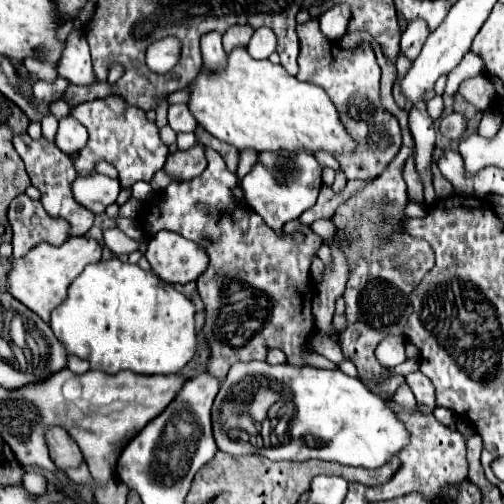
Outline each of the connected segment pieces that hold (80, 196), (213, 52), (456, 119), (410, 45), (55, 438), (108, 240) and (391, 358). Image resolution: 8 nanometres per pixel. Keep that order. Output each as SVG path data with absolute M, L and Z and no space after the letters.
M84 175L72 183L72 193L78 203L84 203L92 213L104 213L108 205L116 203L120 181L106 175Z
M210 31L210 33L202 35L200 49L202 49L204 63L210 69L222 67L222 63L226 61L226 51L222 49L222 33L218 33L218 31Z
M452 113L448 117L442 117L440 121L440 133L448 139L460 139L466 129L466 119L460 113Z
M422 19L414 21L414 23L408 23L406 31L402 33L402 41L400 41L400 51L410 59L414 61L416 55L420 53L424 41L428 37L428 31L426 31L426 23L422 23Z
M50 429L50 435L46 435L46 439L52 461L60 471L66 471L68 467L80 467L82 463L86 463L80 447L76 447L76 443L70 439L70 435L66 435L64 429Z
M118 227L106 229L104 231L104 243L106 247L114 253L114 255L122 255L122 253L132 253L138 249L138 241L130 239L126 233L122 233Z
M388 335L378 347L376 347L376 359L388 367L388 369L394 369L396 365L404 363L406 361L406 353L404 353L404 337L394 337L394 335Z

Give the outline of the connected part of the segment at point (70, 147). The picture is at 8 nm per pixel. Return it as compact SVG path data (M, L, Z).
M72 115L60 119L60 127L56 133L56 145L70 157L74 157L80 149L84 149L88 143L88 131L78 123Z

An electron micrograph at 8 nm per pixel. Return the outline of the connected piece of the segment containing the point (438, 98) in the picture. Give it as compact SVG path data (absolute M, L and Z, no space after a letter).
M435 95L430 101L426 103L427 111L430 117L435 121L437 120L444 109L444 102L441 95Z

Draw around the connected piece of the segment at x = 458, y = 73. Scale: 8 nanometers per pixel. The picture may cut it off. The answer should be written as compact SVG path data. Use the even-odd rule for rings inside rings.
M470 51L470 53L466 53L466 57L460 61L460 65L448 75L446 93L448 93L448 95L454 95L464 79L478 77L478 75L484 75L484 61L482 61L480 55L476 55L476 53Z

